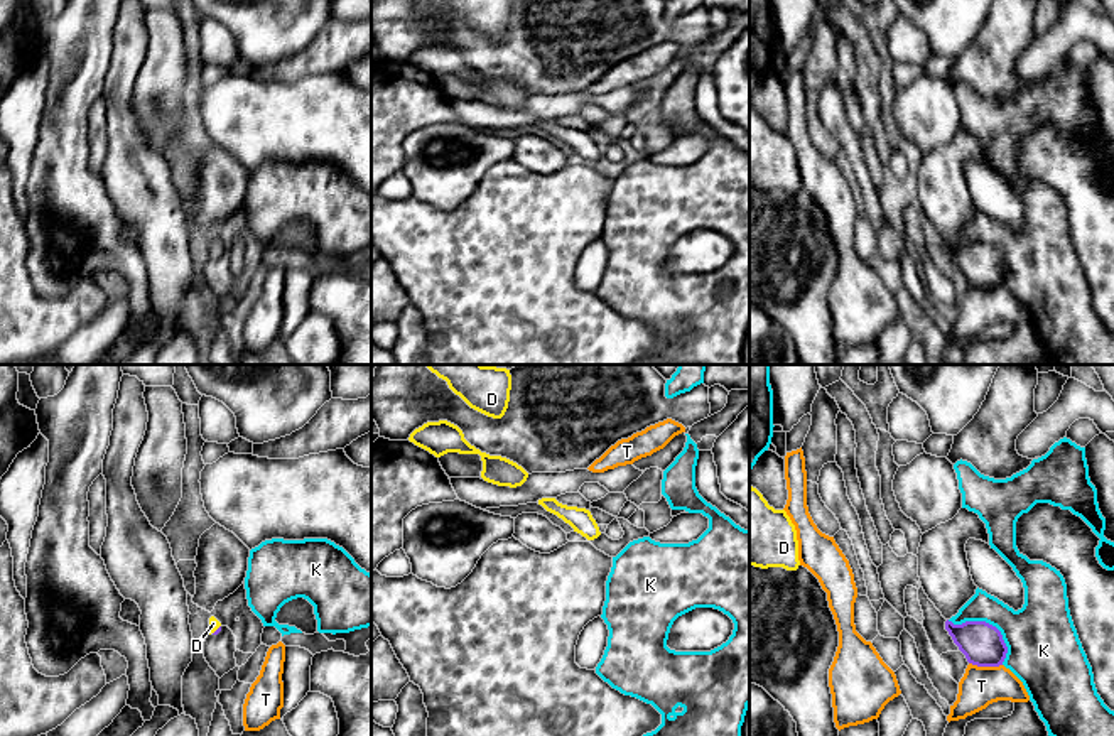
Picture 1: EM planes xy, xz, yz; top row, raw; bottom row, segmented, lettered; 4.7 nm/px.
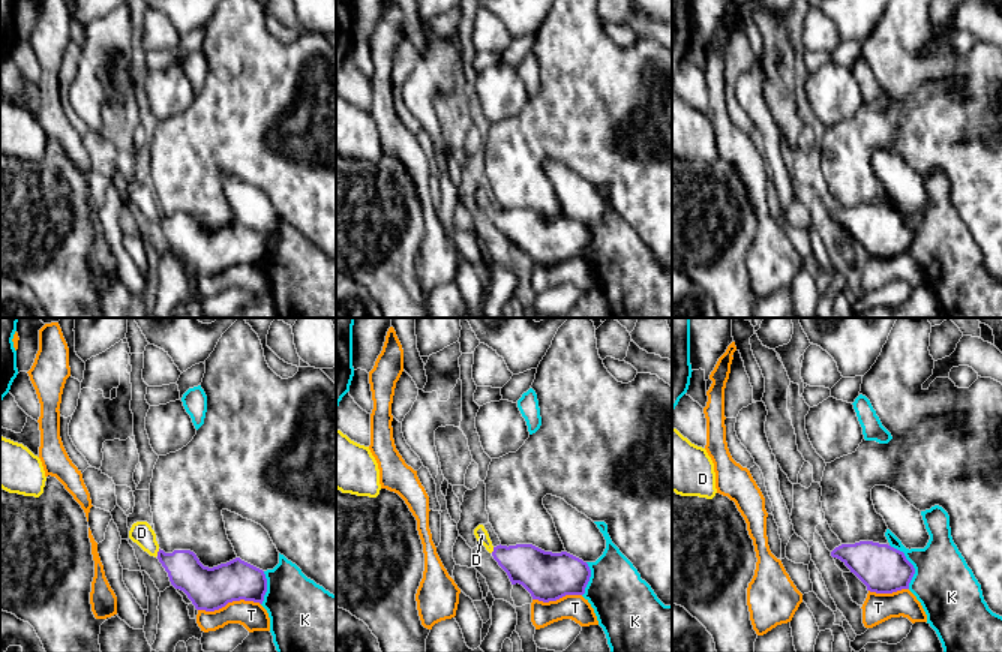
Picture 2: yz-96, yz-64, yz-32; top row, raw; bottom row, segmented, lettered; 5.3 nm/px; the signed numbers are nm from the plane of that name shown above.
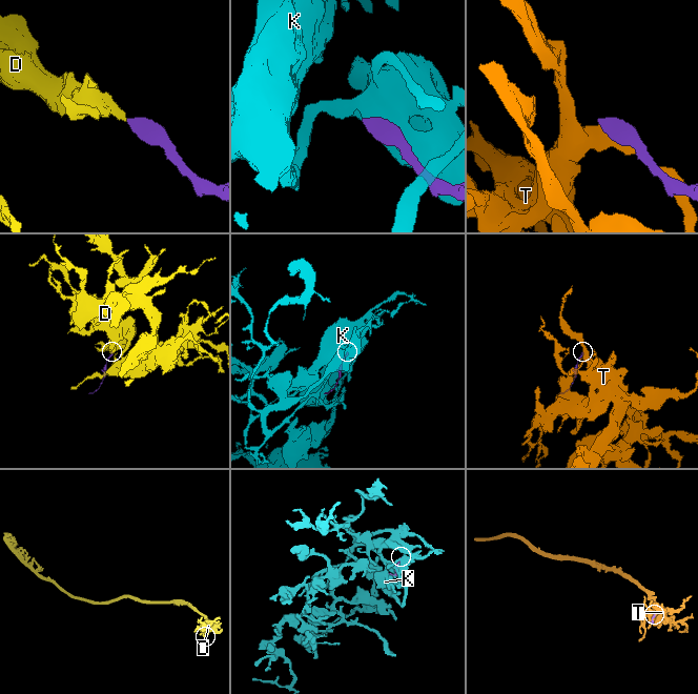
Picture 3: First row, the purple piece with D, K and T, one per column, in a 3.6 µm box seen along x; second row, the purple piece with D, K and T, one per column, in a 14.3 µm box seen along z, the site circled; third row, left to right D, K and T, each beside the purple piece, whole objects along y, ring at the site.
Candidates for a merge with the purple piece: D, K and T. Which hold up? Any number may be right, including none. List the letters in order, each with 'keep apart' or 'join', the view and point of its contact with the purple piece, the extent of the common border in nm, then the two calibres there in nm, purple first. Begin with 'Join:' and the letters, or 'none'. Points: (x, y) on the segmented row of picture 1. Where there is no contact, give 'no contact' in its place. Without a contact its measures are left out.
Join: D
D: join | xy (216, 630) | 60 nm | 20/50 nm
K: keep apart | yz (988, 623) | 340 nm | 200/320 nm
T: keep apart | yz (986, 665) | 160 nm | 200/190 nm

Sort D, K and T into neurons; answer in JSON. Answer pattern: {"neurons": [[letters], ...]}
{"neurons": [["D"], ["K"], ["T"]]}

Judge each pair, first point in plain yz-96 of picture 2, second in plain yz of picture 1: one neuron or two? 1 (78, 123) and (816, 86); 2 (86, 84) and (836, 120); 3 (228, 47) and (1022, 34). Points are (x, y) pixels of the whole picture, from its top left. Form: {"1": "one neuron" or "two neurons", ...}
{"1": "one neuron", "2": "one neuron", "3": "one neuron"}

